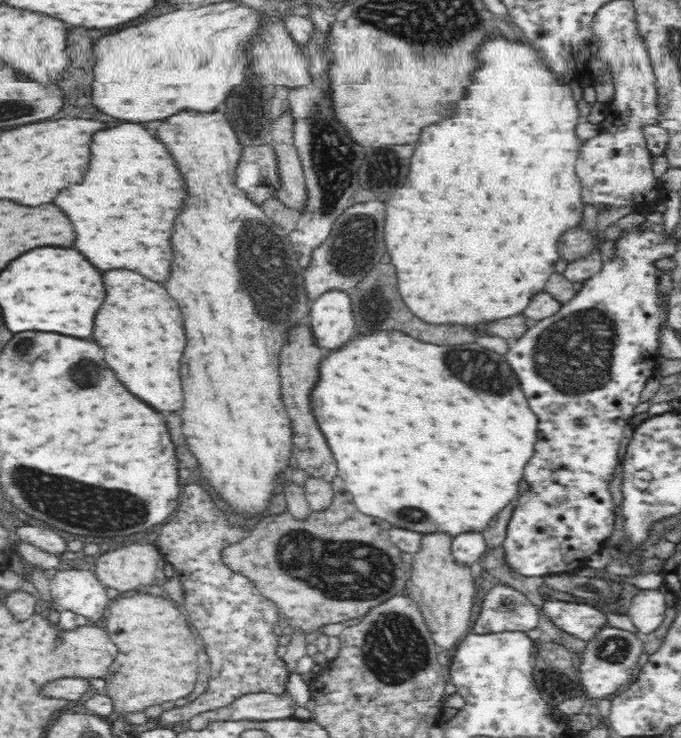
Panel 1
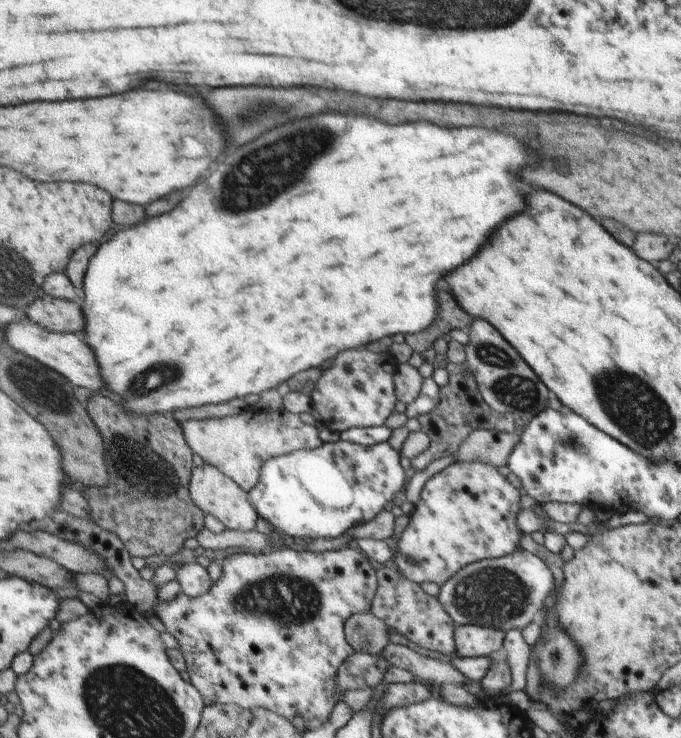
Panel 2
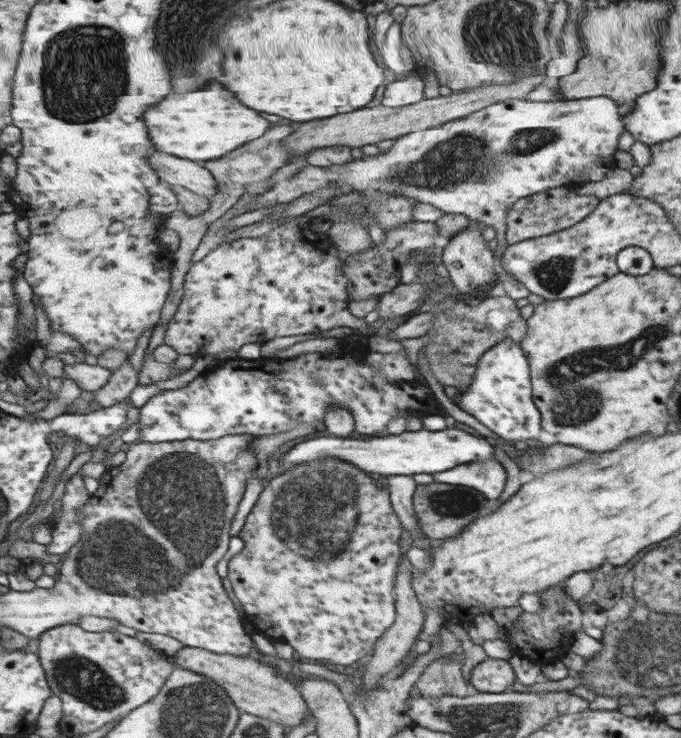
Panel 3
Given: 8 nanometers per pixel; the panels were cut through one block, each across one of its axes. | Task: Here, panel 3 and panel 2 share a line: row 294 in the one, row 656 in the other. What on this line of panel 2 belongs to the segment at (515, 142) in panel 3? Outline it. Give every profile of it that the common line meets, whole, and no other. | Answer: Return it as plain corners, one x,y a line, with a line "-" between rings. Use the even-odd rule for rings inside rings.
512,629
508,631
508,640
504,640
504,650
502,652
505,653
505,659
510,666
512,684
507,690
500,693
500,698
513,691
526,690
526,674
531,647
524,641
521,630

